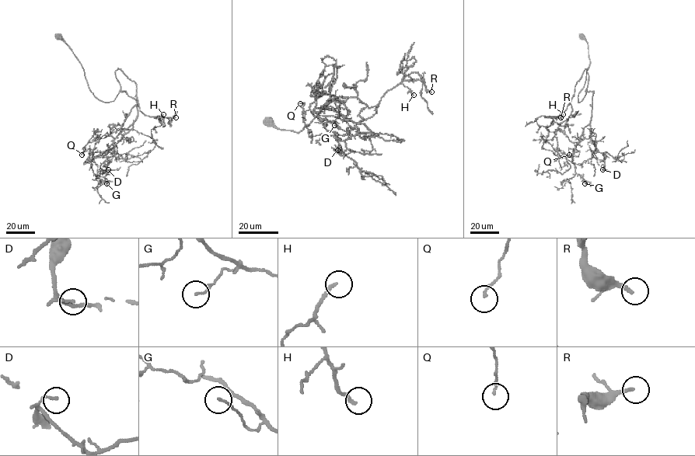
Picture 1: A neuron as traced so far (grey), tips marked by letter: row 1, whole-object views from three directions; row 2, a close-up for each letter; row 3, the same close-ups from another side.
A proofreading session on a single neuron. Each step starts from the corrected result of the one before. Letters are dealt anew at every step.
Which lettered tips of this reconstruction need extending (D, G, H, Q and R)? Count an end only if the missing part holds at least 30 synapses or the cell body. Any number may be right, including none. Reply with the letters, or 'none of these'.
none of these

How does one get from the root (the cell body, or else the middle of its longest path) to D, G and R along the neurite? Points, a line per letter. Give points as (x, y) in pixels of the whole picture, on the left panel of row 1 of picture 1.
D: (59, 36), (81, 64), (96, 97), (110, 102), (120, 90), (136, 100), (137, 119), (114, 146), (108, 169)
G: (59, 36), (96, 97), (110, 102), (120, 90), (136, 100), (137, 119), (91, 162), (106, 183)
R: (59, 36), (99, 99), (114, 99), (120, 89), (119, 68), (134, 82), (144, 115), (176, 117)

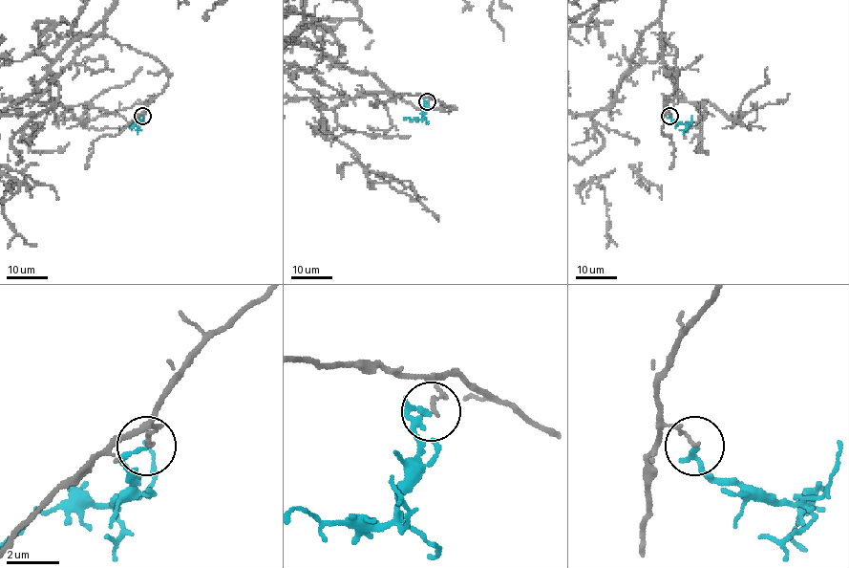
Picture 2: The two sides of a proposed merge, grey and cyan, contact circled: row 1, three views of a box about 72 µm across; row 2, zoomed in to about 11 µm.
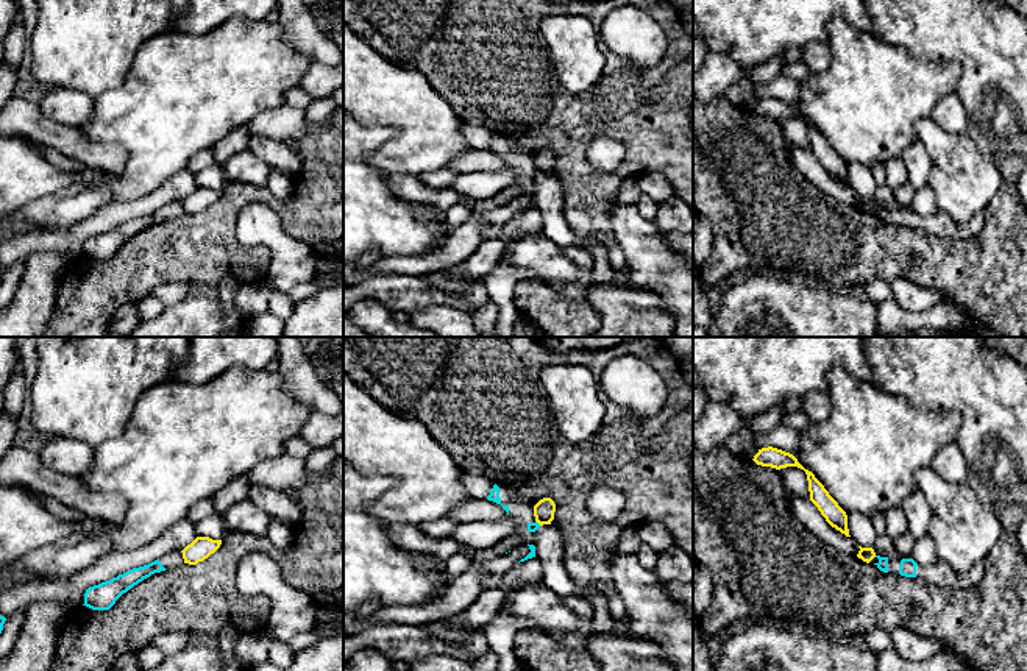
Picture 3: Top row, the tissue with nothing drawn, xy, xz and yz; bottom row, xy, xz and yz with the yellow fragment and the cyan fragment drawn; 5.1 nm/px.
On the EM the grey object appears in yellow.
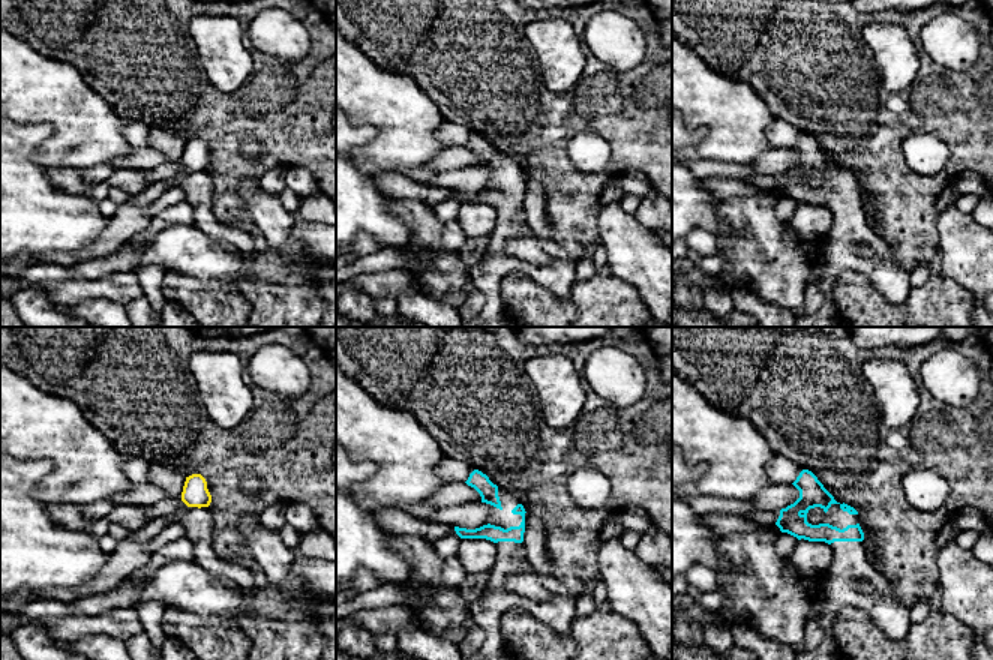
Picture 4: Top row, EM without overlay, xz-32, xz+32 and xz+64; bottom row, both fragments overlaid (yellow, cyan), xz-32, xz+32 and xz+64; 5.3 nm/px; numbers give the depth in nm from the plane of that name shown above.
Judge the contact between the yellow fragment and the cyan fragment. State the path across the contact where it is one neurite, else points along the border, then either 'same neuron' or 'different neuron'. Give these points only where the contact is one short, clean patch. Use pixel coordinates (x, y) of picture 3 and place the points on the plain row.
border along xz (536, 170), (540, 175); different neuron

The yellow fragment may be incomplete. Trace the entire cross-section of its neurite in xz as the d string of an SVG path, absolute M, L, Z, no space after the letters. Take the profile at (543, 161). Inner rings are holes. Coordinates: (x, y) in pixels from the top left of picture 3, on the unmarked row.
M543 148L534 156L535 172L543 175L551 175L554 170L556 154L551 148Z

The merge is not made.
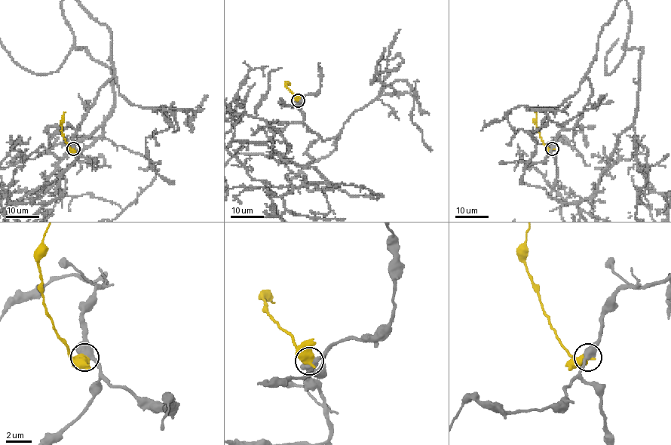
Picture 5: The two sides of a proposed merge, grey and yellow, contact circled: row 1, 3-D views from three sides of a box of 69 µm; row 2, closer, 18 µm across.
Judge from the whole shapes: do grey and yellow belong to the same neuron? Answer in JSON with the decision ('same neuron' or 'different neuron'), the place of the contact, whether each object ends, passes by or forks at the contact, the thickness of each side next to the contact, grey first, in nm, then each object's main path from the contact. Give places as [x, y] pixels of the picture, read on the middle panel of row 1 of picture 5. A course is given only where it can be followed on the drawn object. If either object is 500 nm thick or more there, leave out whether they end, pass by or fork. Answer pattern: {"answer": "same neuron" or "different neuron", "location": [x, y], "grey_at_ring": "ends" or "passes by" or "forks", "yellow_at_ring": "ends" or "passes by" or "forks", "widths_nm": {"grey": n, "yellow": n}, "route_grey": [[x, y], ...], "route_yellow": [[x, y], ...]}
{"answer": "different neuron", "location": [298, 100], "widths_nm": {"grey": 600, "yellow": 700}, "route_grey": [[298, 100], [320, 138], [338, 135], [286, 176], [298, 176], [255, 154], [234, 154]], "route_yellow": [[298, 100], [287, 87], [286, 83], [290, 83]]}

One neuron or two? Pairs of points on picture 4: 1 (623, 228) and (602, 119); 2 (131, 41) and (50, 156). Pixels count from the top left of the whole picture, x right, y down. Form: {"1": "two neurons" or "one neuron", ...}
{"1": "two neurons", "2": "two neurons"}

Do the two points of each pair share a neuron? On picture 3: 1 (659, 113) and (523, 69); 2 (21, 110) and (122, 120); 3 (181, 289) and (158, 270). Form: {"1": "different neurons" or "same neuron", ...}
{"1": "same neuron", "2": "different neurons", "3": "different neurons"}

